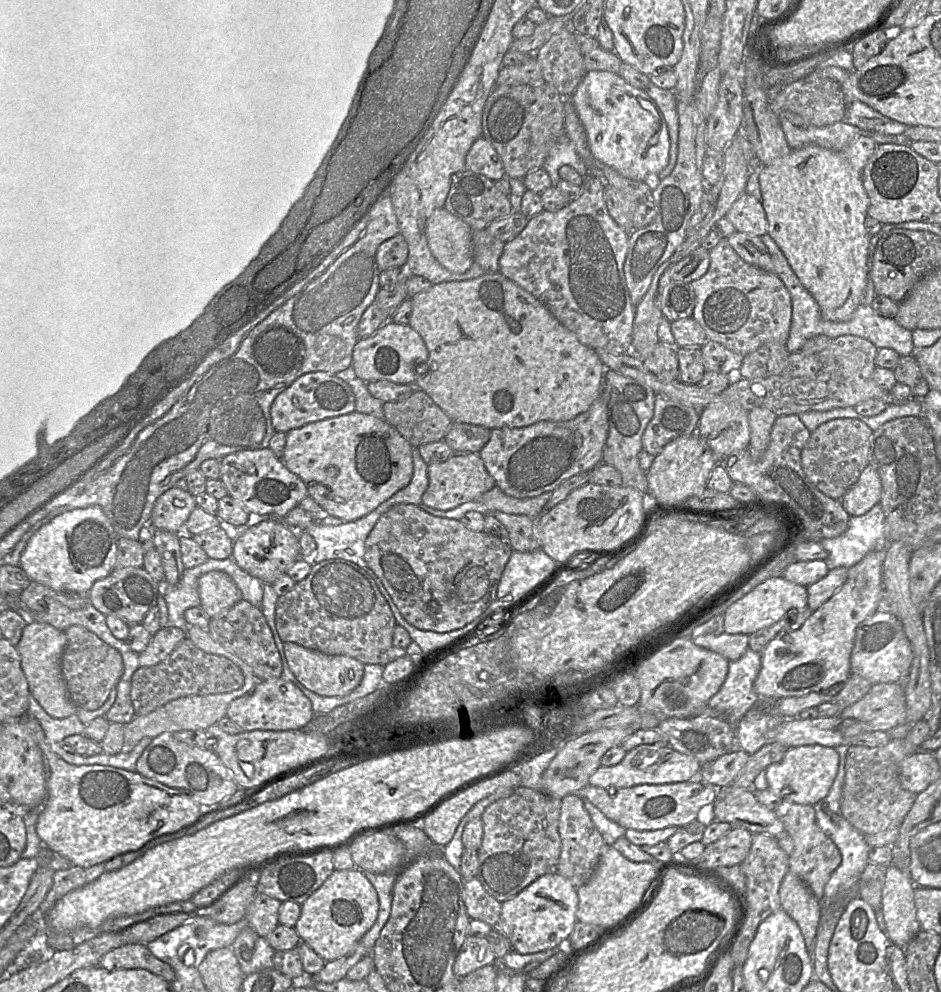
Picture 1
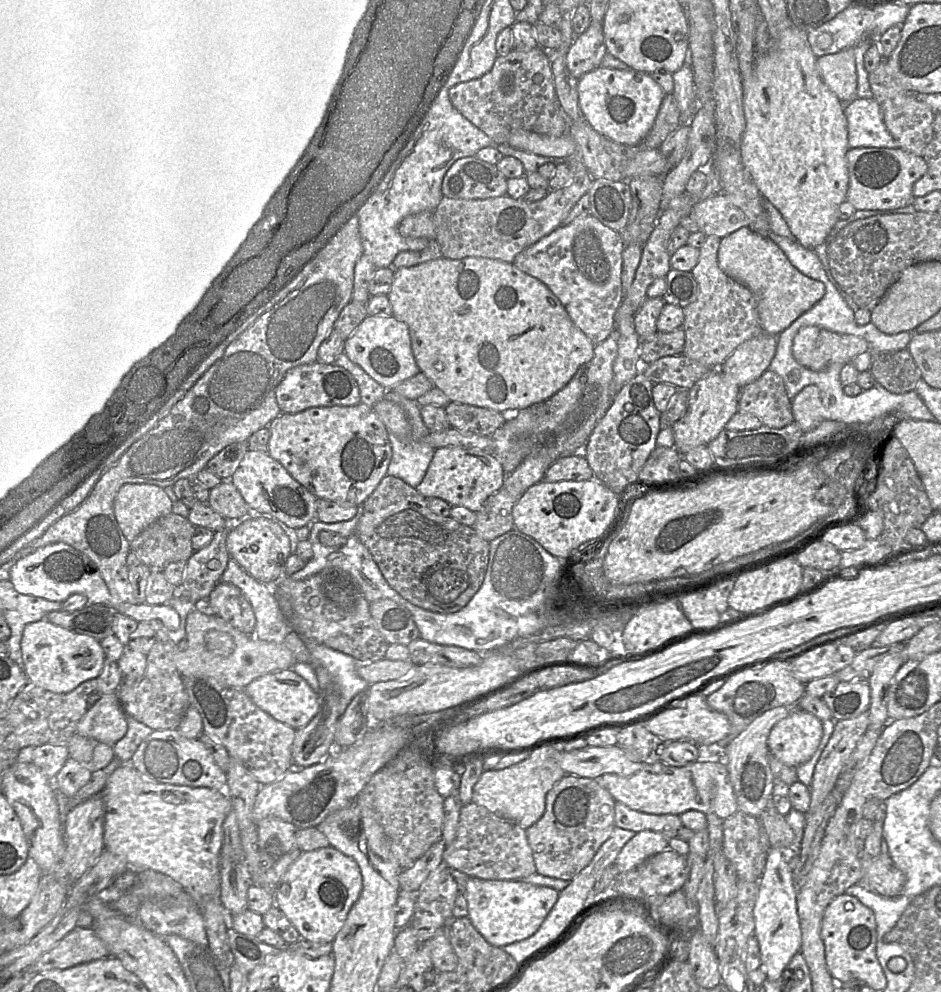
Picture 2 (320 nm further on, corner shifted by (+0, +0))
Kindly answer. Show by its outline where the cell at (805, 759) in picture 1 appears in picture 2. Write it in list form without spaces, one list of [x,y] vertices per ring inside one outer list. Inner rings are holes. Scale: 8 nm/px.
[[[798,707],[772,727],[767,746],[779,761],[796,768],[815,753],[822,735],[821,720]]]

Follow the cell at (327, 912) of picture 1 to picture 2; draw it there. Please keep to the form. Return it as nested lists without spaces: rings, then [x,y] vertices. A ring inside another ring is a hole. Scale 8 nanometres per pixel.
[[[331,845],[305,851],[289,866],[274,889],[275,905],[300,934],[315,943],[333,942],[362,889],[358,864]]]

